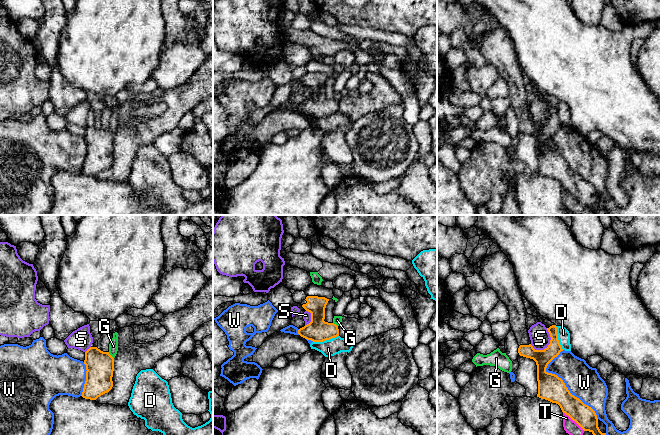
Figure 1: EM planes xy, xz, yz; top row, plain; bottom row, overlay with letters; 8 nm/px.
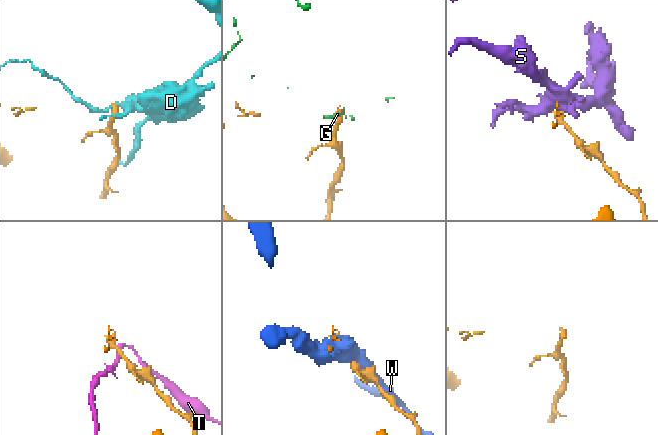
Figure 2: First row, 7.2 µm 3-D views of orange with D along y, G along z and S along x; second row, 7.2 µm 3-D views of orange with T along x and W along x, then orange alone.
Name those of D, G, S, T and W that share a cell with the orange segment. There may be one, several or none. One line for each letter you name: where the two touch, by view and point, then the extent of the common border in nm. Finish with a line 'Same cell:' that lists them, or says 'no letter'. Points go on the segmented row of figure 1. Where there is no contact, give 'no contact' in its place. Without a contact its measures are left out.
Same cell: no letter

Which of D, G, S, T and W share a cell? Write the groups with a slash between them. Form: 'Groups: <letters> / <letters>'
Groups: D / G / S / T / W

